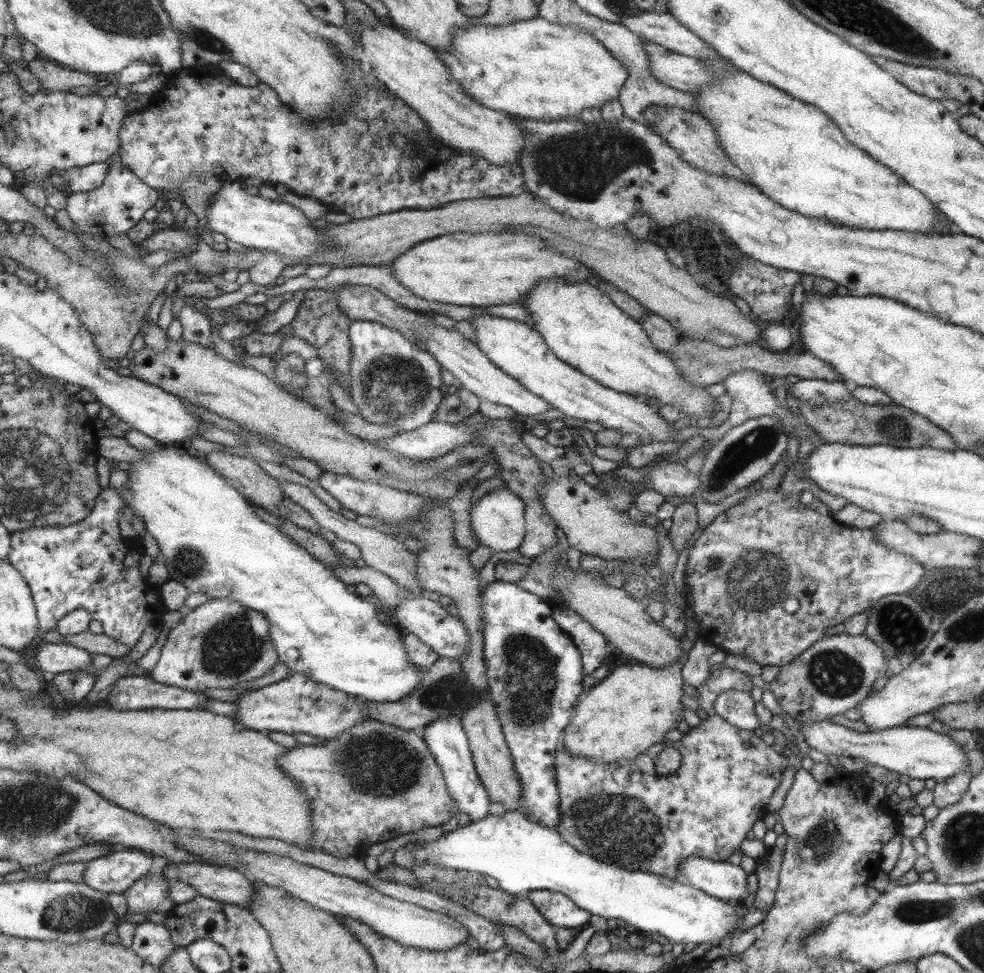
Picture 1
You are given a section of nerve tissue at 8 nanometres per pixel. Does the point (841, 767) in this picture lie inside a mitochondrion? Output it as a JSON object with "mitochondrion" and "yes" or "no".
{"mitochondrion":"no"}

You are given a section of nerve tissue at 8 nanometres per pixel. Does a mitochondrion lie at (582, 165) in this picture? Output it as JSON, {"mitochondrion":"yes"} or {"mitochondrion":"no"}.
{"mitochondrion":"yes"}

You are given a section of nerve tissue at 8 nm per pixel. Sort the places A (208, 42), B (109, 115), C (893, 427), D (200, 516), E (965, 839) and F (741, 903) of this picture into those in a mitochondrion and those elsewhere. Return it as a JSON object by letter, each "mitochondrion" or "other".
{"A":"mitochondrion","B":"other","C":"mitochondrion","D":"other","E":"mitochondrion","F":"other"}

